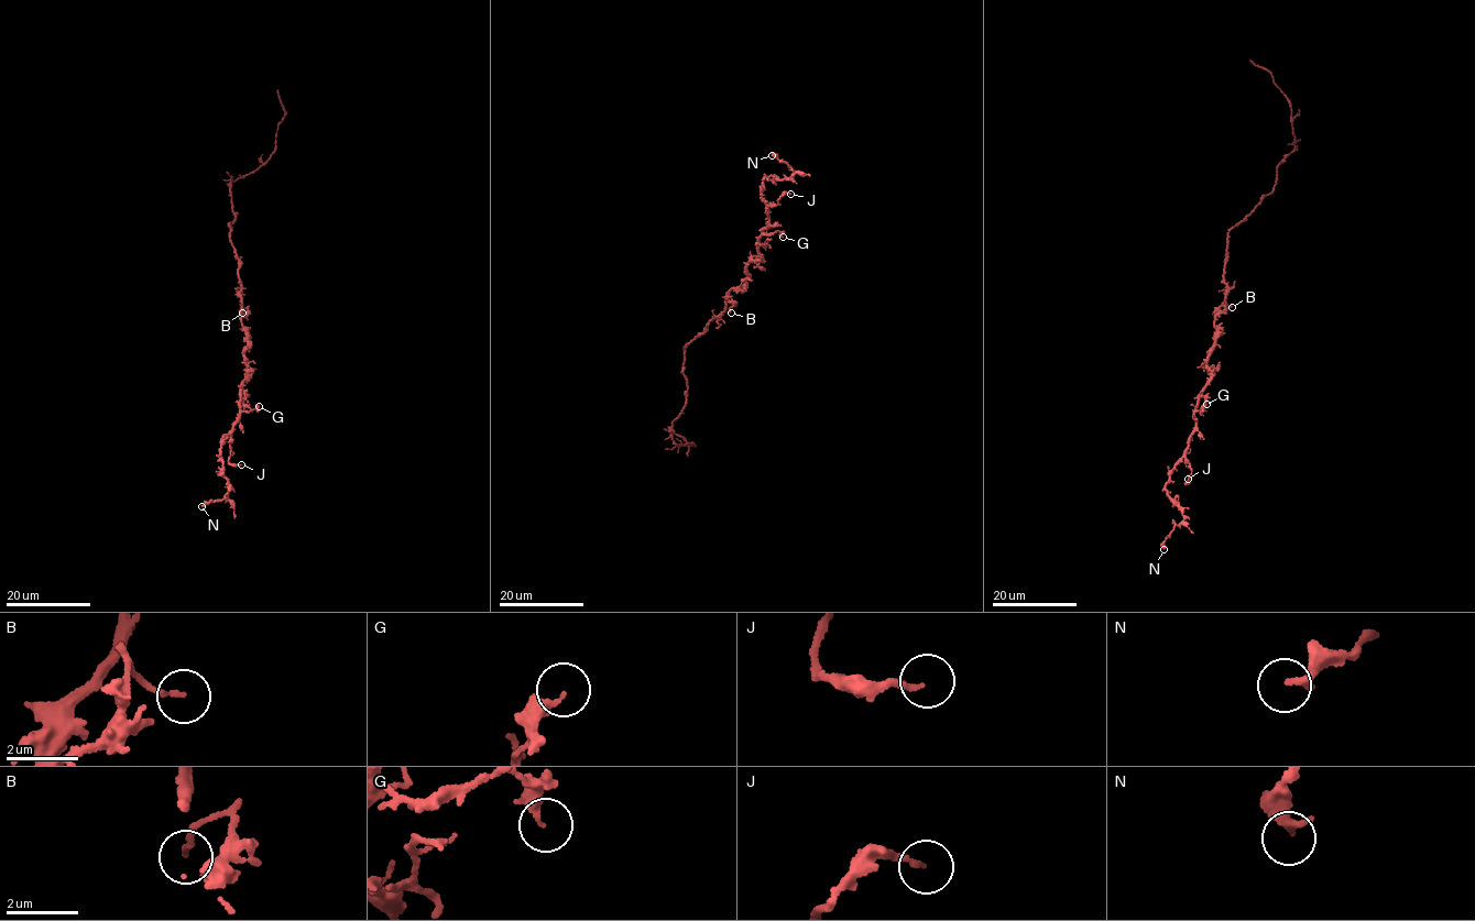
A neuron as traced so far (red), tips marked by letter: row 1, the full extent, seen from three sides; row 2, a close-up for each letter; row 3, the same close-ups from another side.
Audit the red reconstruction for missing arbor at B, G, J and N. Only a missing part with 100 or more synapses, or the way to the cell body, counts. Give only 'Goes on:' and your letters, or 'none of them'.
Goes on: none of them

